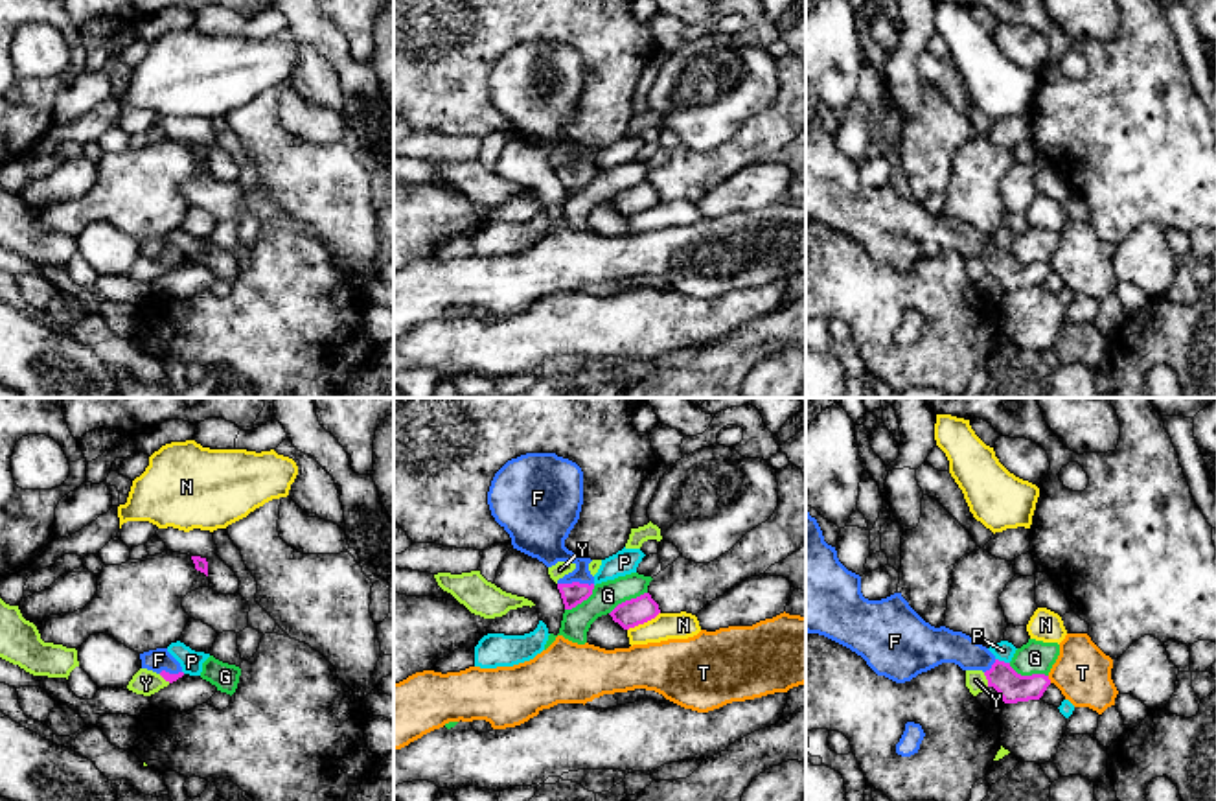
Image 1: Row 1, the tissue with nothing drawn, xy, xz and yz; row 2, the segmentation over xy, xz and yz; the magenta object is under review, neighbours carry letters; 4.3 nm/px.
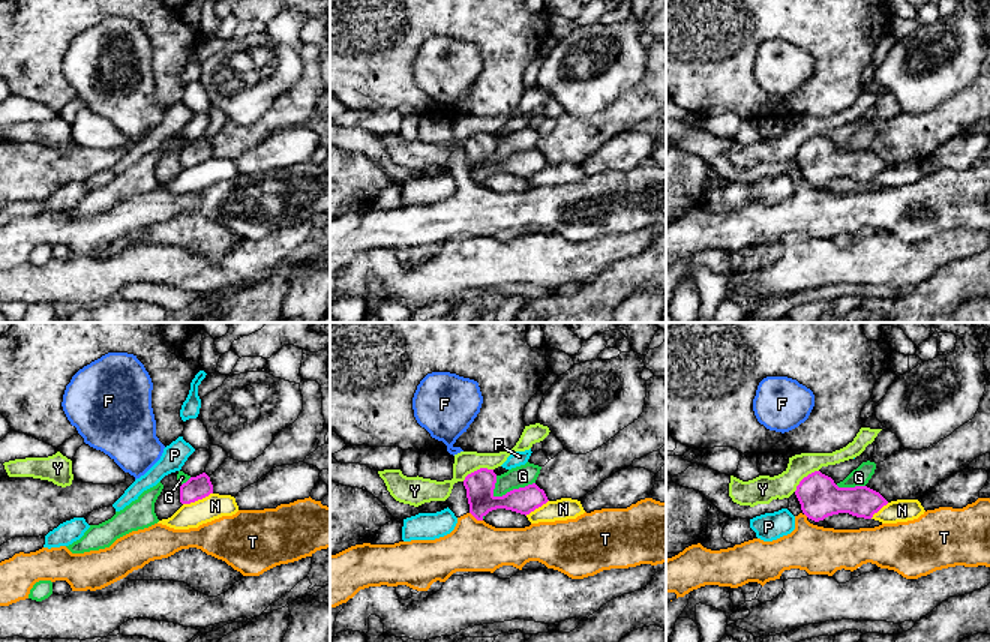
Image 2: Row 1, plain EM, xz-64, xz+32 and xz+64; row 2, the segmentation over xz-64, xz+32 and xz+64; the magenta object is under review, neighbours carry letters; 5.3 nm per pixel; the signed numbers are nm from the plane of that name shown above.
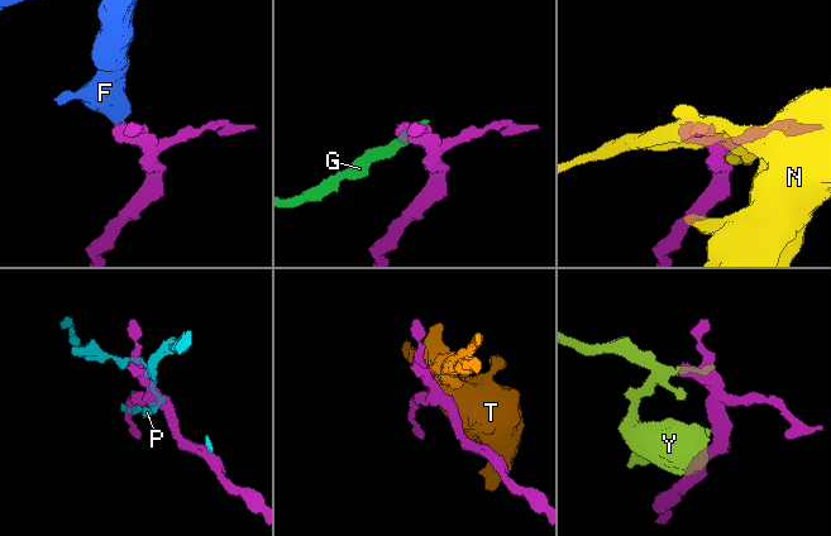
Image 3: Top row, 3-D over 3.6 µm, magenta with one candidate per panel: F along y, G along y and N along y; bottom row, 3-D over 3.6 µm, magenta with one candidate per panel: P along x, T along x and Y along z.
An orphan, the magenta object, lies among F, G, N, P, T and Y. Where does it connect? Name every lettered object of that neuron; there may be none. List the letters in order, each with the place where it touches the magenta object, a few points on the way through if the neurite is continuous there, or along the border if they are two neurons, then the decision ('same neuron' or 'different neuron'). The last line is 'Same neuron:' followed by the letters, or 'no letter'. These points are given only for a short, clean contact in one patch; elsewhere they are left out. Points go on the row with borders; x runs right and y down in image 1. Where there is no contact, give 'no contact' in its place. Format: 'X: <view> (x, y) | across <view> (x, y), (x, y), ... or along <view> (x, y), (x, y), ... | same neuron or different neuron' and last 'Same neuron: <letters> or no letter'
F: xz (574, 582) | across xz (574, 593), (574, 582), (578, 564), (543, 534) | same neuron
G: yz (1029, 676) | along yz (1009, 663), (1021, 674), (1047, 676) | different neuron
N: xz (642, 623) | different neuron
P: yz (1003, 661) | different neuron
T: yz (1049, 680) | along yz (1047, 676), (1051, 682) | different neuron
Y: yz (986, 678) | along yz (983, 673), (988, 685) | different neuron
Same neuron: F

